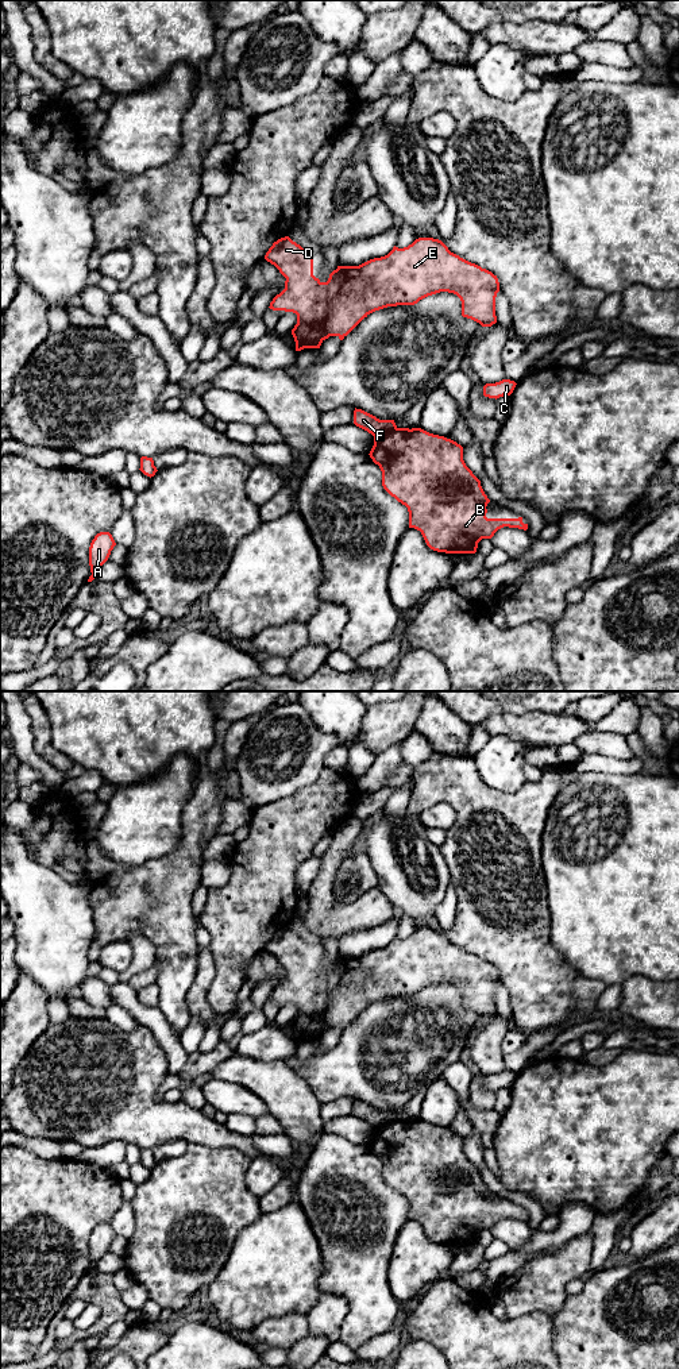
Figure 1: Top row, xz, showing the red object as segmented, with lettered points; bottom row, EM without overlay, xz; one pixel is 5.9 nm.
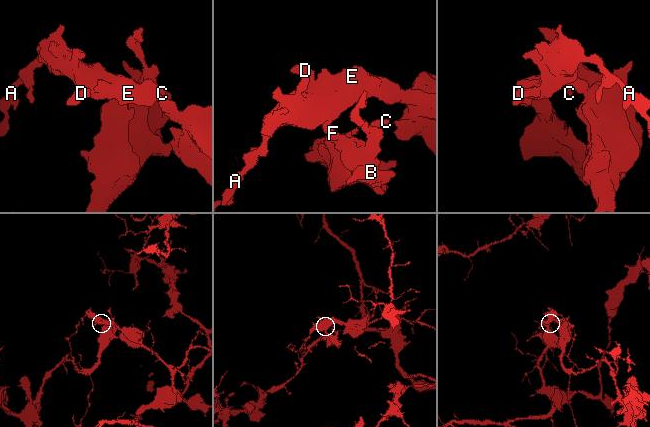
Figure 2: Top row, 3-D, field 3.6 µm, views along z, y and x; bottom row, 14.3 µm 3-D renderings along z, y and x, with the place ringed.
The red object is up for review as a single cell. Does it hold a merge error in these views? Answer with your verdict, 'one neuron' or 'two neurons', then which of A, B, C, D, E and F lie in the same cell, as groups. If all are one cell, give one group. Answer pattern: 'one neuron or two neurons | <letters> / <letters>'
two neurons | A D E F / B C

